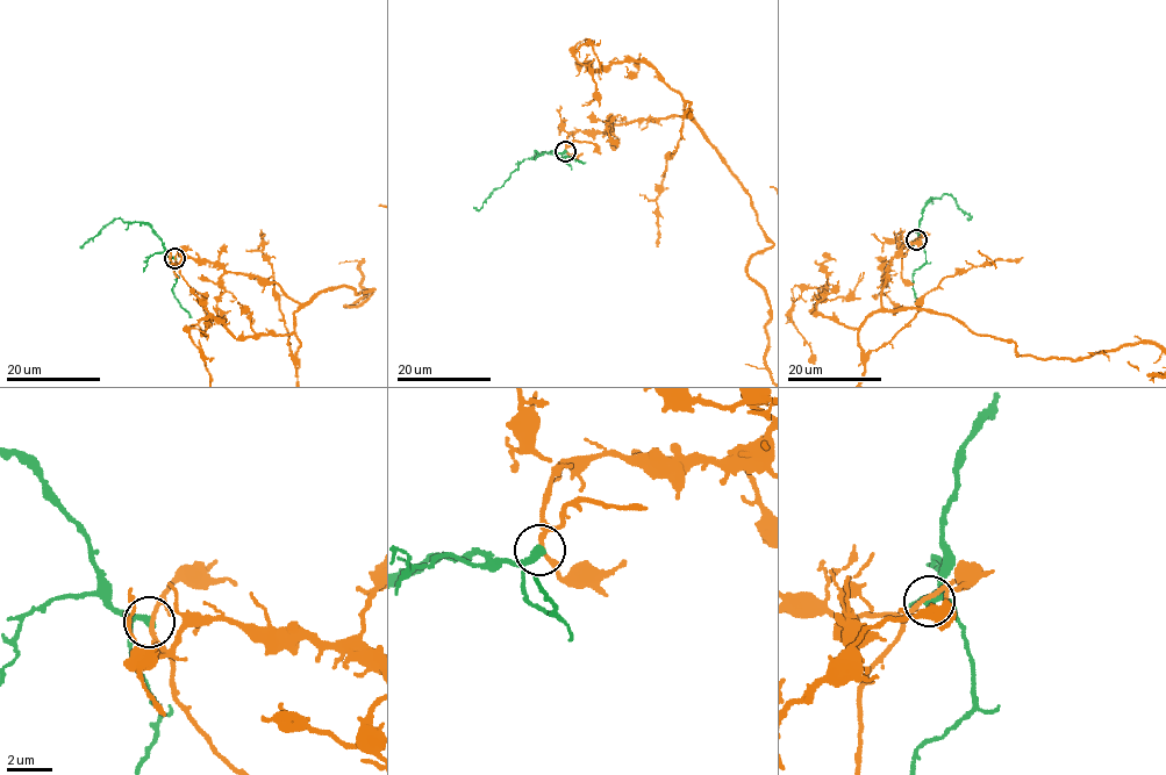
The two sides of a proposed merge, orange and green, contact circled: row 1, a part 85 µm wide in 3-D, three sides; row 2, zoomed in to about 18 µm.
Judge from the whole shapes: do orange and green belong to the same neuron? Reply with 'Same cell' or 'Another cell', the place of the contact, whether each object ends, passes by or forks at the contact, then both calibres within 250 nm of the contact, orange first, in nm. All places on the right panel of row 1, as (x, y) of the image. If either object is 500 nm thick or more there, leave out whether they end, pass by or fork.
Another cell. Place: (916, 239). At the ring orange passes by. At the ring green passes by. Thickness 180 nm (orange) against 260 nm

